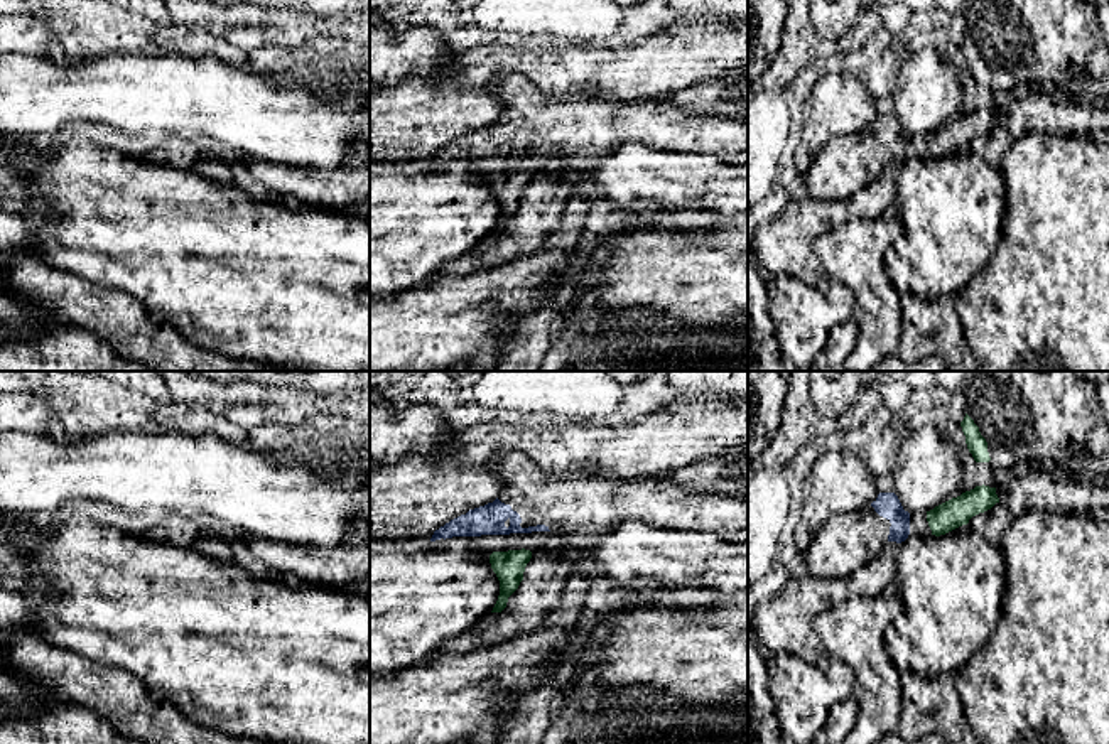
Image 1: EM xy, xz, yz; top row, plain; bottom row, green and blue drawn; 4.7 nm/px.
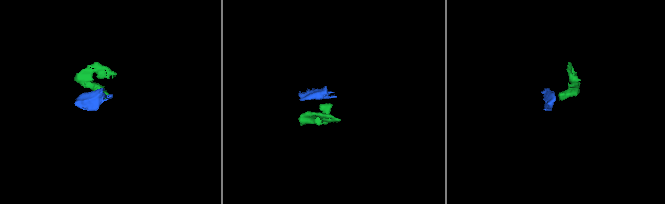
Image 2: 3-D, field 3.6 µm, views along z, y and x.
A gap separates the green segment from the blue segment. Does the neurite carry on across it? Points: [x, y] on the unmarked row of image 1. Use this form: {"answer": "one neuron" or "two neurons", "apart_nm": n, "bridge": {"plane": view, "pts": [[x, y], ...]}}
{"answer": "one neuron", "apart_nm": 80, "bridge": {"plane": "xz", "pts": [[522, 171], [522, 154]]}}

